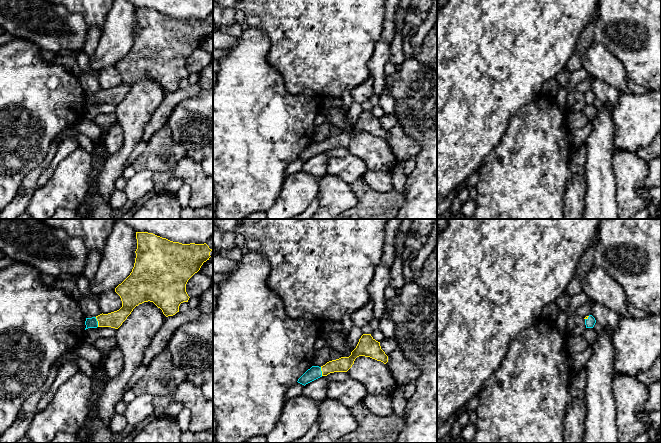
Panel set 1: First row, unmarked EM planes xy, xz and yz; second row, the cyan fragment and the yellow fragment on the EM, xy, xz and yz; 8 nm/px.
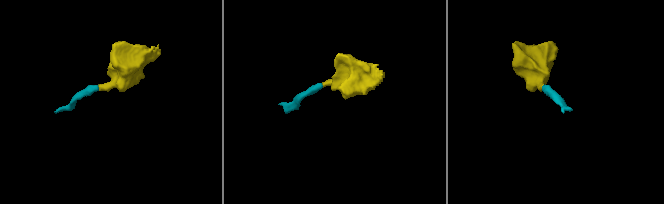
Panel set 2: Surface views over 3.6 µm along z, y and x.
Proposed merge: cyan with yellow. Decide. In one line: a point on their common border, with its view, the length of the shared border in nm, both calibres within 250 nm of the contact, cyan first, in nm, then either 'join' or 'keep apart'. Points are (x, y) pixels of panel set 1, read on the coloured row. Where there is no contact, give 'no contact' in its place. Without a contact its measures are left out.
contact xy (97, 322); length 80 nm; calibres 80 and 130 nm; join

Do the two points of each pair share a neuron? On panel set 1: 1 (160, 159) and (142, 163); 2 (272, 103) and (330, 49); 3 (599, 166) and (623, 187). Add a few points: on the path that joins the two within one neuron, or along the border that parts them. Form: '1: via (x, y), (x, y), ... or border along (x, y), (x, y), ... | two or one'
1: via (156, 159), (146, 160) | one
2: border along (275, 68), (291, 94), (310, 89) | two
3: border along (612, 157), (612, 171), (617, 203) | two

